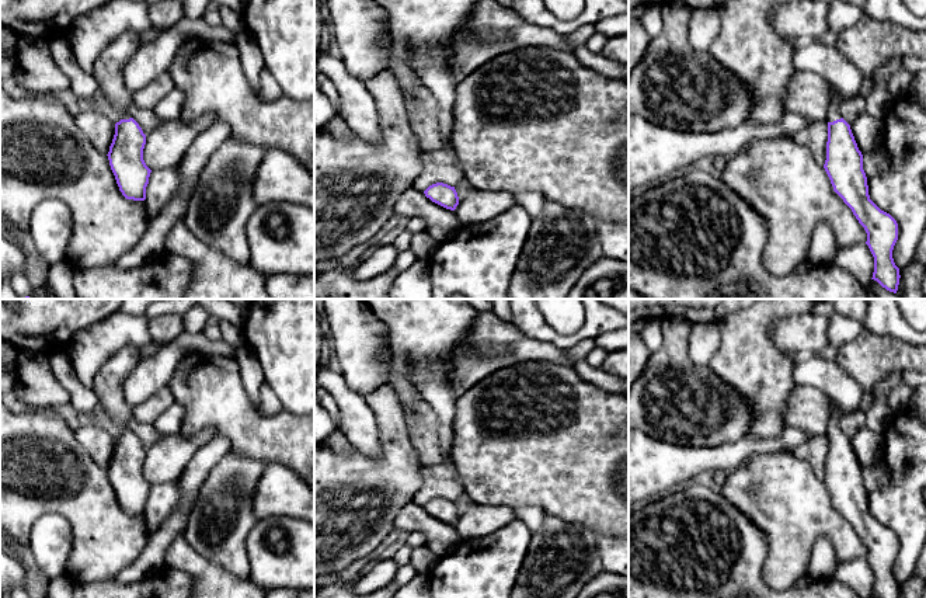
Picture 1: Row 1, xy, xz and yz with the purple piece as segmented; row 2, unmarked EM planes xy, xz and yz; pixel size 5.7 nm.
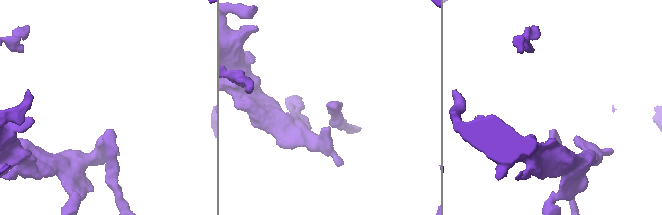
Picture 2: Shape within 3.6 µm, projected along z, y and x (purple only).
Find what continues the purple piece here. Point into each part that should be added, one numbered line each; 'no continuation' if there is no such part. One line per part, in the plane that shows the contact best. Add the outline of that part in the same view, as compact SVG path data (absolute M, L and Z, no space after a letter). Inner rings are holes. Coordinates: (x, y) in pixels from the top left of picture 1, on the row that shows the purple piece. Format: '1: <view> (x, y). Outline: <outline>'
1: yz (834, 113). Outline: M836 95L832 98L832 102L829 105L828 115L826 115L826 122L833 122L833 121L842 118L842 115L840 115L842 102L843 101L842 101L840 95Z

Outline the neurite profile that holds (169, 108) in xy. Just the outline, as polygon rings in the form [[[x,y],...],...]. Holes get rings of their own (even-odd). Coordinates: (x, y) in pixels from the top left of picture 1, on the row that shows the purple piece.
[[[174,88],[153,108],[153,112],[160,122],[180,119],[184,100],[185,94],[181,90]]]

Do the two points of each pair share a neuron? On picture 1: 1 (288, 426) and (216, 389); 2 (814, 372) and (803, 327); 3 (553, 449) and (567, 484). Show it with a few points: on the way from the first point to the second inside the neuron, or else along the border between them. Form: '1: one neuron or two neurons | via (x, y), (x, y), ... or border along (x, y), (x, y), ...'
1: one neuron | via (270, 426), (253, 426), (235, 407)
2: two neurons | border along (818, 354), (801, 354), (797, 358)
3: one neuron | via (561, 458), (566, 462), (567, 476)

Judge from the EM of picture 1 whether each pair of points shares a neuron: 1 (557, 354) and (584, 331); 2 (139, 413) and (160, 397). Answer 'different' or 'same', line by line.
1: different
2: same

